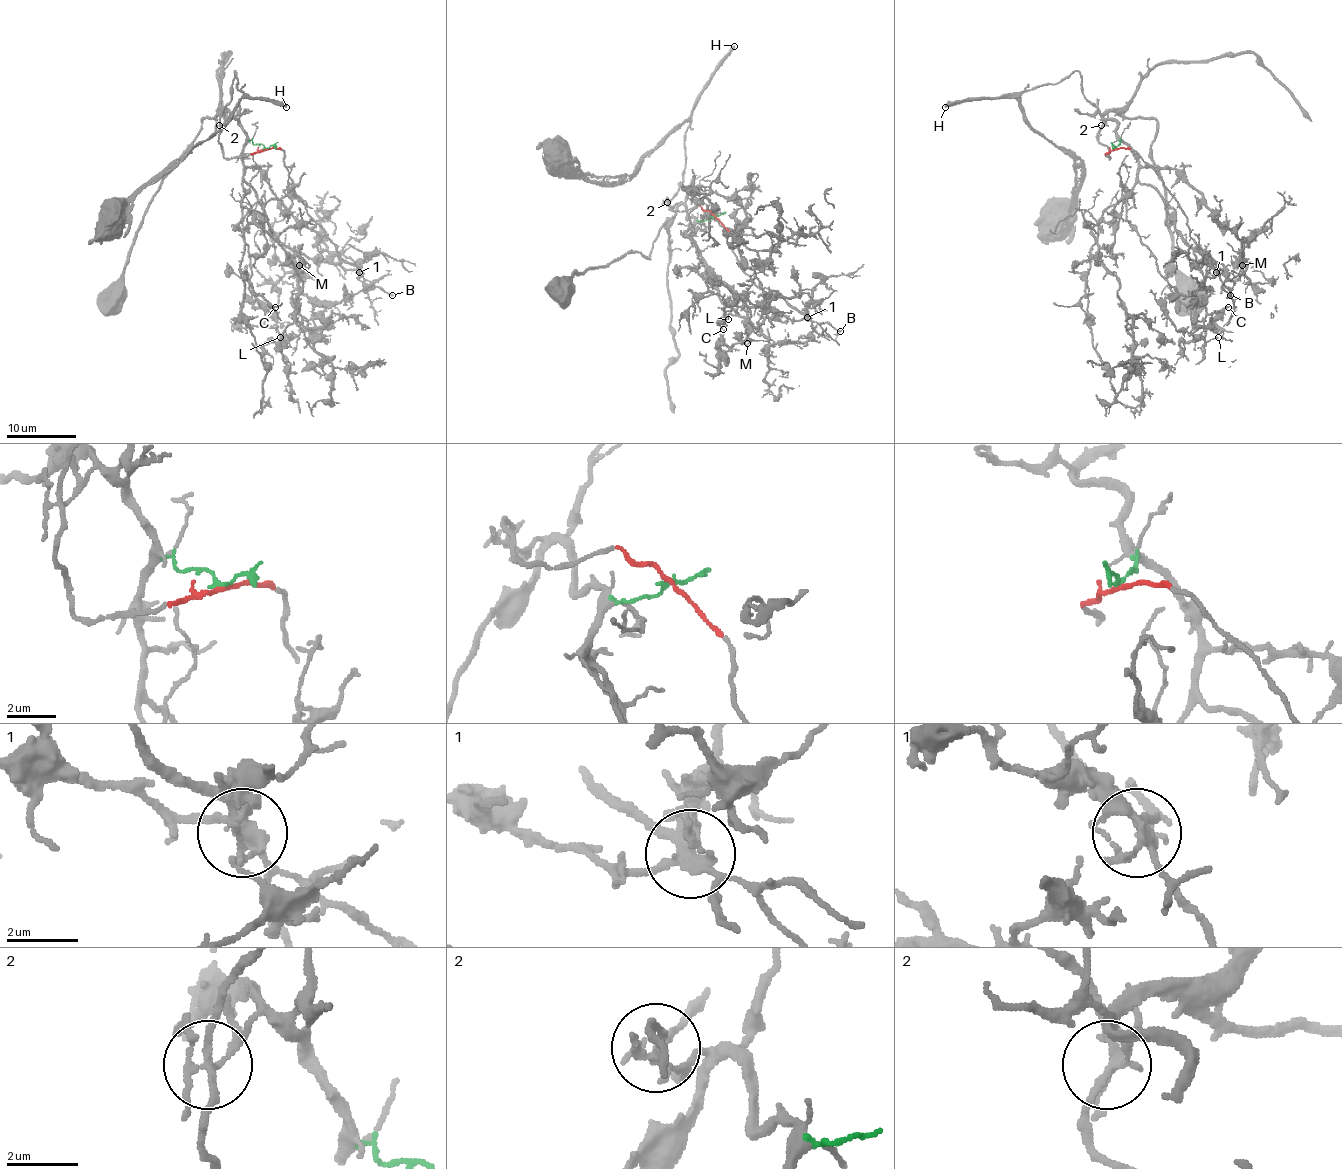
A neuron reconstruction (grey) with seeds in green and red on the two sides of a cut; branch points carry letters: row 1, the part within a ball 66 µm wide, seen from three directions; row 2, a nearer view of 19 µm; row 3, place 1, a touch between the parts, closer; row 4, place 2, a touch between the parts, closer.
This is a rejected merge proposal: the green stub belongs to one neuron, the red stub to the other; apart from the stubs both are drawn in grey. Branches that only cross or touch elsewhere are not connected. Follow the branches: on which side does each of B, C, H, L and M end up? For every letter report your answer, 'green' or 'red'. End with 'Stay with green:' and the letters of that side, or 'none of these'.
B: red
C: green
H: red
L: green
M: green
Stay with green: C, L, M

